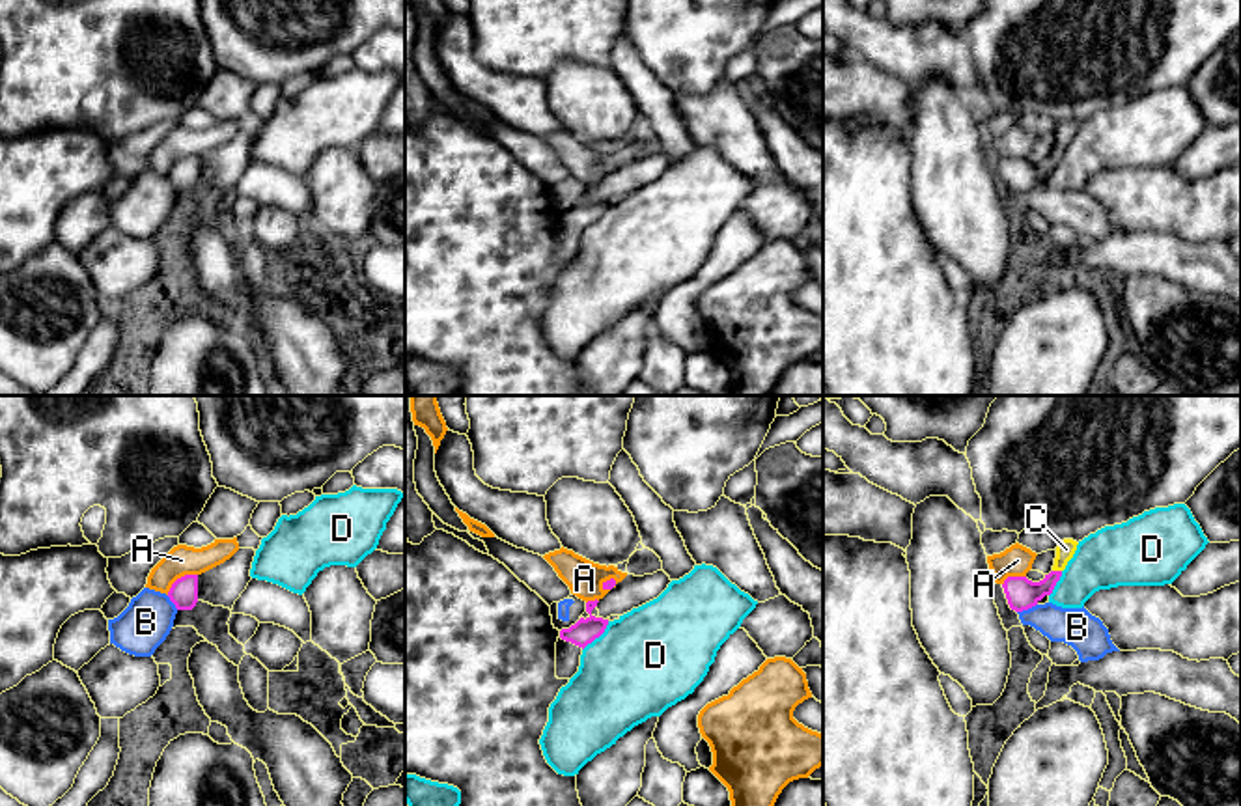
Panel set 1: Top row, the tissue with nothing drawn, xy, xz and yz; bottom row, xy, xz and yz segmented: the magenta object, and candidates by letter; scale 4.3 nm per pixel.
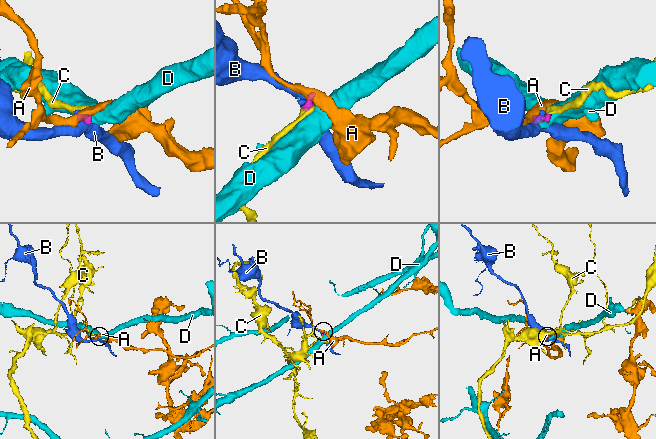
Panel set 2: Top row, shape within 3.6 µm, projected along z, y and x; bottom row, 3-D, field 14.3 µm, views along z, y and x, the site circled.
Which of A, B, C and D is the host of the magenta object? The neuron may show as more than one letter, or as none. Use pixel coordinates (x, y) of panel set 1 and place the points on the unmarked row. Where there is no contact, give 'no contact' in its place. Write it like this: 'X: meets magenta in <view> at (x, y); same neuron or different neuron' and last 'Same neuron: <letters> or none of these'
A: meets magenta in xy at (181, 159); different neuron
B: meets magenta in yz at (1027, 191); different neuron
C: meets magenta in yz at (1057, 153); same neuron
D: meets magenta in xz at (598, 219); different neuron
Same neuron: C

